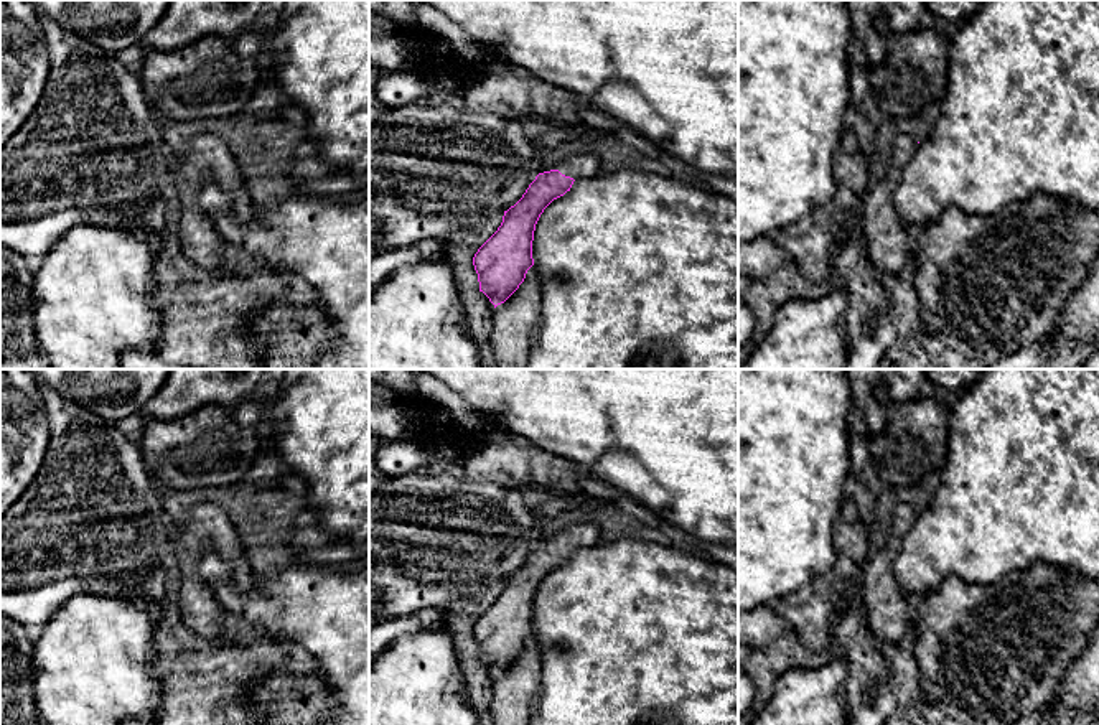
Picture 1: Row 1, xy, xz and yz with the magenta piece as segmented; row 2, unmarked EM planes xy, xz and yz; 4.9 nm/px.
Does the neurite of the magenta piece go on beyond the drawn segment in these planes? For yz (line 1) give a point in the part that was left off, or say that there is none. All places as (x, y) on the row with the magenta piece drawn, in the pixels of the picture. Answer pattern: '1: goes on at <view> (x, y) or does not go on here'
1: does not go on here

